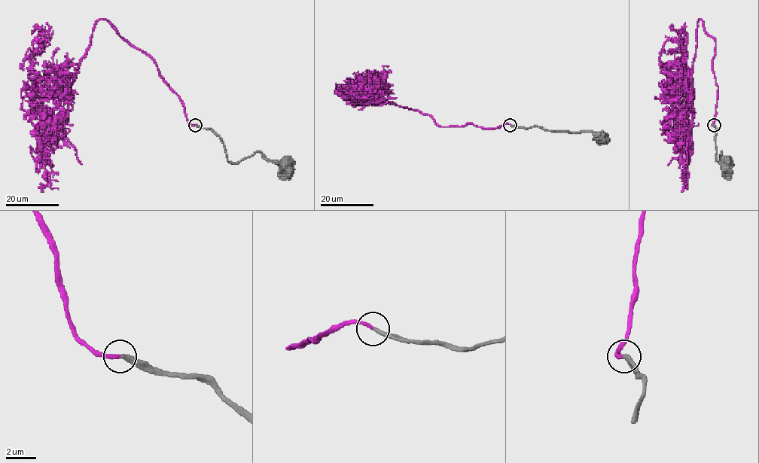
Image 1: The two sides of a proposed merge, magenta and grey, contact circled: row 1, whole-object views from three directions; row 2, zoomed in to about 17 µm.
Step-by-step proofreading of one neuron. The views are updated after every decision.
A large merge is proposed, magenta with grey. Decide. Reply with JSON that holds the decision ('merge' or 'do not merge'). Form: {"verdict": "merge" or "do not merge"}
{"verdict": "merge"}

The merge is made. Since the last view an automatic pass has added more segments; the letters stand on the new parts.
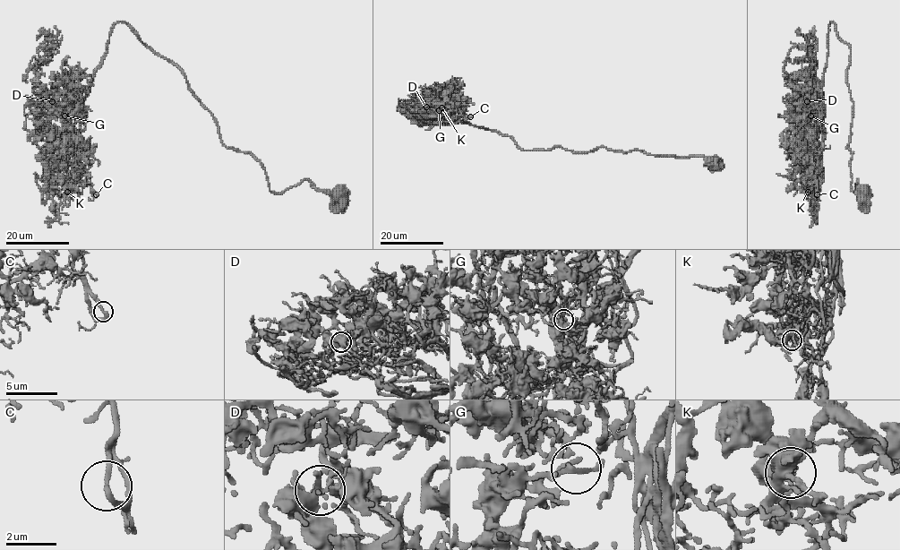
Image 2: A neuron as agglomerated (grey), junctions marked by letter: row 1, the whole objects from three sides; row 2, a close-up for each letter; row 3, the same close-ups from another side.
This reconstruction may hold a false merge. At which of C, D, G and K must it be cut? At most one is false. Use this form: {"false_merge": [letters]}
{"false_merge": []}

